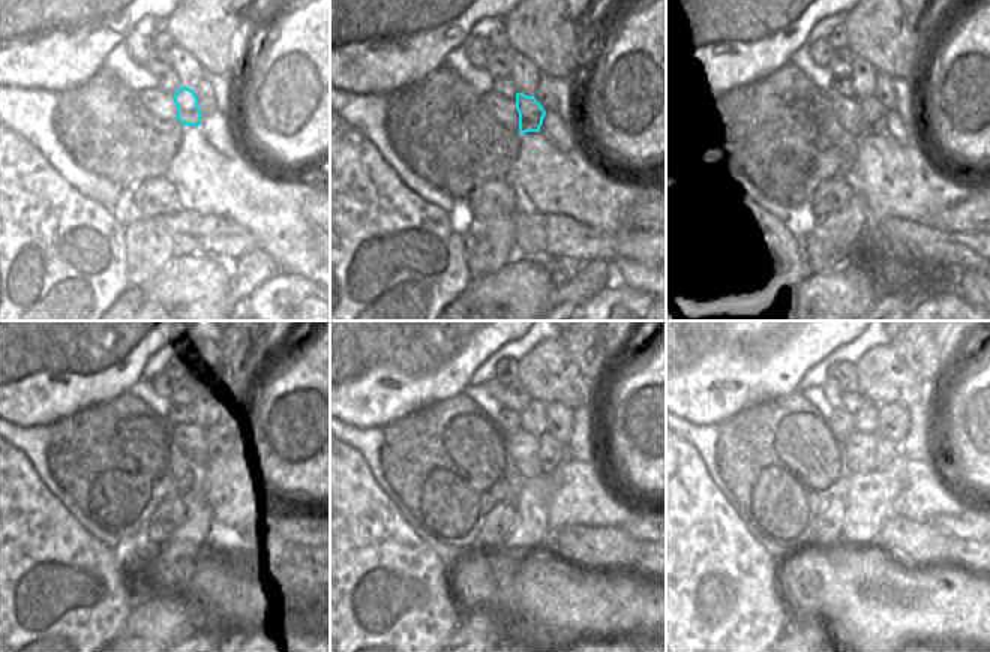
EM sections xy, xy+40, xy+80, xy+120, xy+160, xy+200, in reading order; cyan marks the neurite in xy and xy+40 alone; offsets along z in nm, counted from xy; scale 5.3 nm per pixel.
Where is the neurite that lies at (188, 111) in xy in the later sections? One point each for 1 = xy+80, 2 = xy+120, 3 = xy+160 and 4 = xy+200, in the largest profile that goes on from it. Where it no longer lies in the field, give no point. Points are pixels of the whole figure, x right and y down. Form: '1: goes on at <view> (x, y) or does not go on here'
1: goes on at xy+80 (872, 113)
2: goes on at xy+120 (204, 451)
3: goes on at xy+160 (551, 451)
4: goes on at xy+200 (887, 450)

